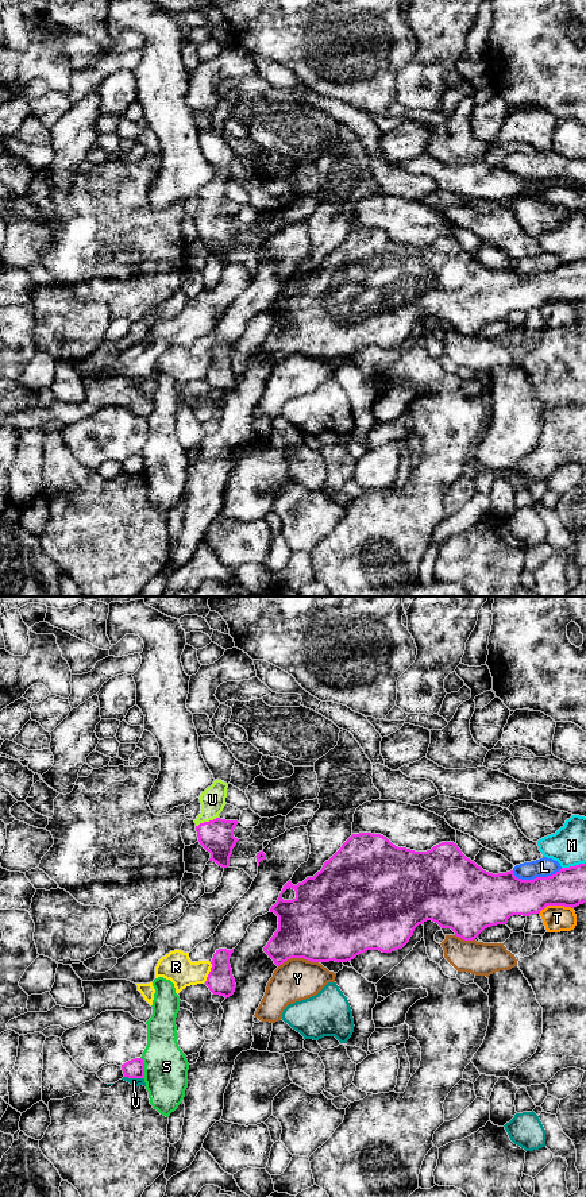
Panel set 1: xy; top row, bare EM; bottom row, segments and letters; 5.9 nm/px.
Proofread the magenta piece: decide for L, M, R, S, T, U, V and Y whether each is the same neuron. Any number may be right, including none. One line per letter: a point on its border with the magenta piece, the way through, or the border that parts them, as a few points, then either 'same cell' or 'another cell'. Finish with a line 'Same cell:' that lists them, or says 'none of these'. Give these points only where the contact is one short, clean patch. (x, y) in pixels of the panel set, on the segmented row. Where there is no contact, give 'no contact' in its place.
L: meets magenta in xy at (536, 877); another cell
M: meets magenta in xy at (573, 867); another cell
R: meets magenta in xy at (209, 972); border along xy (211, 962), (211, 970), (204, 981); another cell
S: meets magenta in xy at (143, 1068); border along xy (141, 1057), (143, 1077); another cell
T: meets magenta in xy at (555, 904); another cell
U: meets magenta in xy at (207, 822); runs through xy (216, 837), (207, 822), (212, 799); same cell
V: meets magenta in xy at (134, 1077); another cell
Y: meets magenta in xy at (297, 957); another cell
Same cell: U

